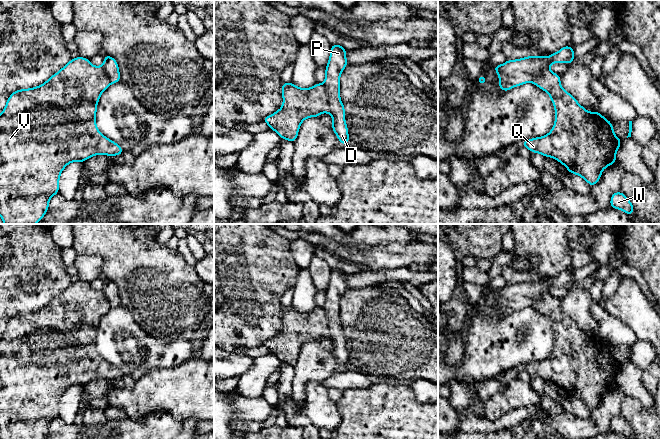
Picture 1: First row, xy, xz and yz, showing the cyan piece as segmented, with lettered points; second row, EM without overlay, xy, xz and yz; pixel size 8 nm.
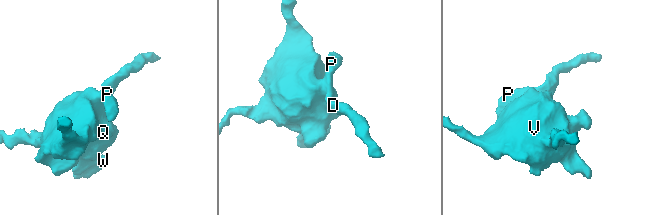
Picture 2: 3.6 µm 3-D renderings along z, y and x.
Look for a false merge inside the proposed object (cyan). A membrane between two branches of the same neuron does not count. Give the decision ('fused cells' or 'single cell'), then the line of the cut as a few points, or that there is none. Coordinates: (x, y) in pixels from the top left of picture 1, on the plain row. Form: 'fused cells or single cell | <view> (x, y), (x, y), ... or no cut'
fused cells | xz (321, 308), (326, 316), (331, 338)

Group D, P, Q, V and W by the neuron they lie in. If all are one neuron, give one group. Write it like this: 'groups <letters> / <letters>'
groups D P / Q V W

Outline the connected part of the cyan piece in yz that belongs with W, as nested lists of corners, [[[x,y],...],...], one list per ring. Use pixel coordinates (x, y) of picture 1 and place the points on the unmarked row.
[[[621,415],[612,418],[610,431],[623,434],[628,439],[632,439],[634,436],[631,425]]]

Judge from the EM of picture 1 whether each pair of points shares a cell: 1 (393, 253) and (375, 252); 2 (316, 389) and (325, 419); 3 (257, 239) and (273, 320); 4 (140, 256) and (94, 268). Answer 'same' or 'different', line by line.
1: same
2: same
3: same
4: different

